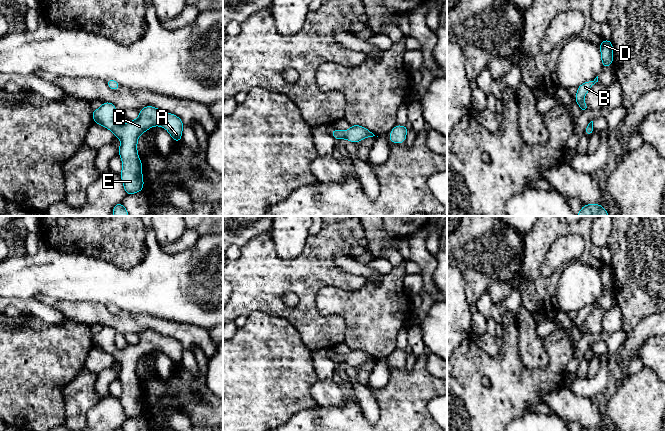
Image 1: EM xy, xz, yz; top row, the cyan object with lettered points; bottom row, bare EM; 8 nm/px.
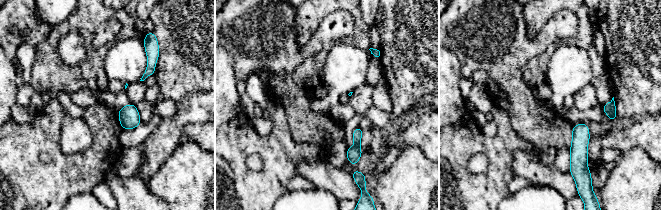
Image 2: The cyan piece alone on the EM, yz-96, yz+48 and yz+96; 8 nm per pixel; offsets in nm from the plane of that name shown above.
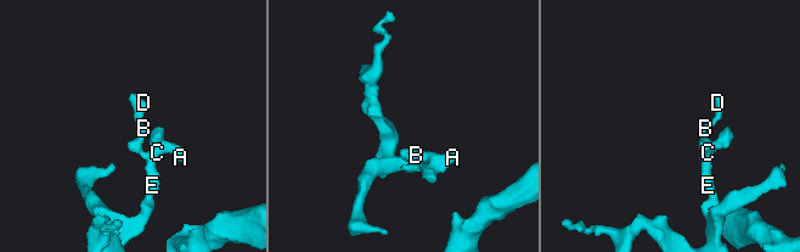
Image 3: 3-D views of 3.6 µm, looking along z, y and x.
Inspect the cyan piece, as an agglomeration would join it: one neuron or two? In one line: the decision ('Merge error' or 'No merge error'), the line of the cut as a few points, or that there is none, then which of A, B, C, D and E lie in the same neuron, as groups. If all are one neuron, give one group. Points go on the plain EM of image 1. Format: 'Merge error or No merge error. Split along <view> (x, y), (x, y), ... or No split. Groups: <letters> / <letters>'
No merge error. No split. Groups: A B C D E

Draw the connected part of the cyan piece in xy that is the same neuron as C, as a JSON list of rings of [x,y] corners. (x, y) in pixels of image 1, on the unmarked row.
[[[103,326],[102,330],[92,336],[95,347],[111,354],[121,364],[119,379],[123,386],[120,400],[127,419],[137,417],[143,413],[142,387],[137,377],[138,361],[152,350],[166,352],[175,366],[181,365],[182,344],[174,338],[163,336],[152,330],[146,330],[140,334],[139,341],[134,345],[128,345],[123,350],[115,346],[114,337],[116,330],[109,326]]]

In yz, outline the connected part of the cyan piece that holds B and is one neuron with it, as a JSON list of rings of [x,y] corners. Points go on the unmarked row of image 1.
[[[598,300],[593,305],[585,306],[578,311],[577,318],[575,320],[575,325],[580,330],[581,336],[589,334],[588,330],[584,326],[584,320],[596,306],[598,306]]]

